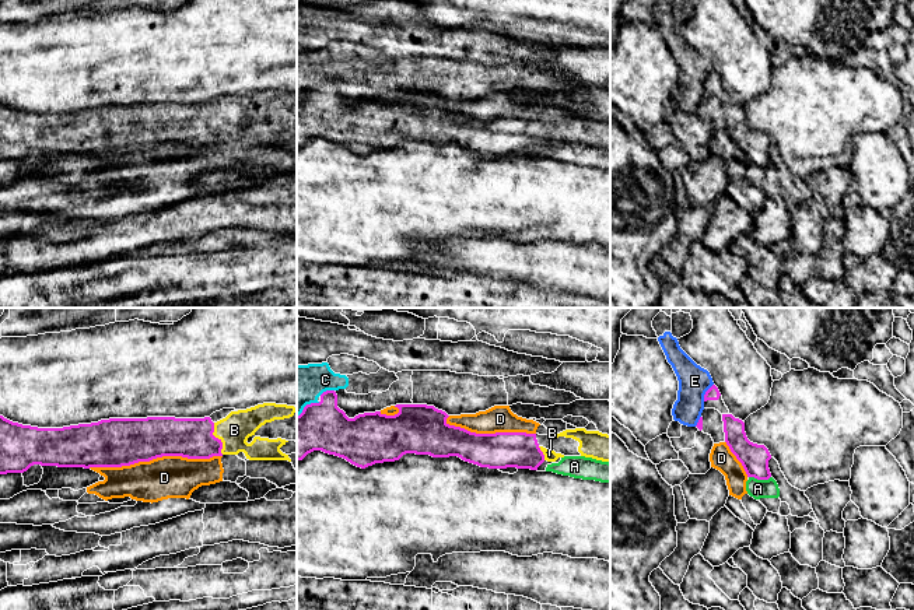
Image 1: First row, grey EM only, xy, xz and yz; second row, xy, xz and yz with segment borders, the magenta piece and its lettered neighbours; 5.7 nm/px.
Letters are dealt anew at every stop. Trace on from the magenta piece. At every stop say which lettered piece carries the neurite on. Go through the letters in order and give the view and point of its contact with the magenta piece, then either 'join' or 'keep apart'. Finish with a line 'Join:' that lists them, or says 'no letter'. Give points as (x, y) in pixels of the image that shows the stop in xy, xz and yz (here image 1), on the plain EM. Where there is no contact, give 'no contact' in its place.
A: contact yz (760, 165); keep apart
B: contact xy (217, 125); join
C: contact xz (326, 77); keep apart
D: contact xy (154, 144); keep apart
E: contact yz (706, 79); keep apart
Join: B

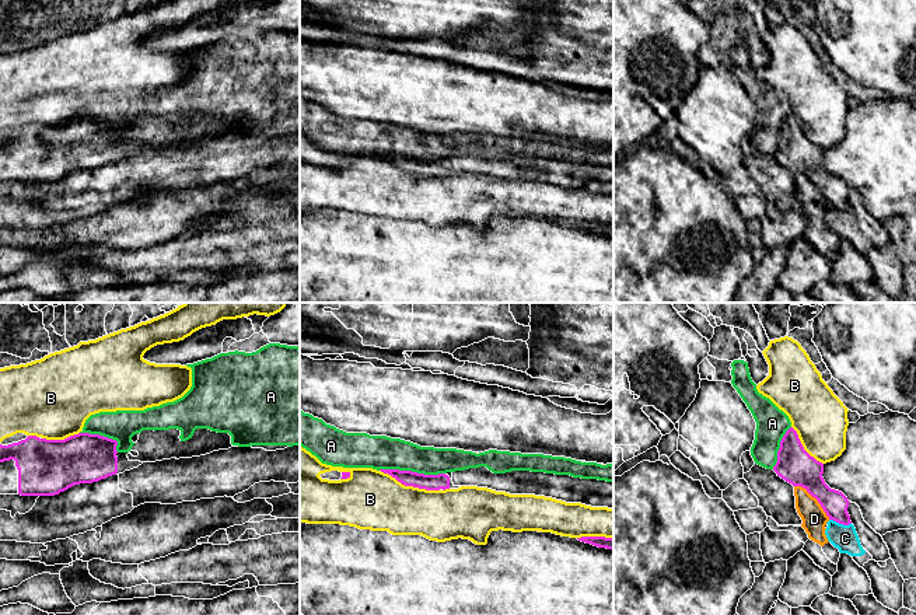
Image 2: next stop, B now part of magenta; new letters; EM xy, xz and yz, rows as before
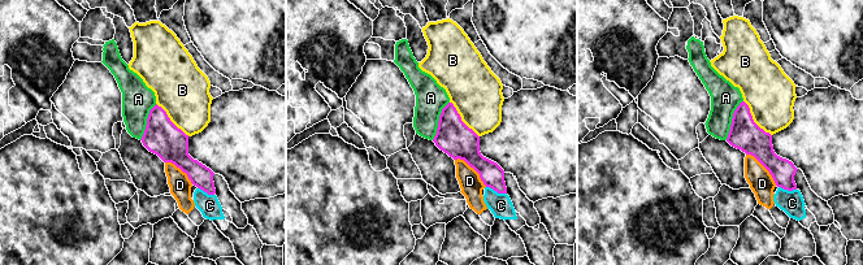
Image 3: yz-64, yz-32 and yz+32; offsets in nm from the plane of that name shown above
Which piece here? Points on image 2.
A: contact xz (411, 157); keep apart
B: contact xz (409, 171); keep apart
C: contact yz (841, 209); keep apart
D: contact yz (815, 184); keep apart
Join: no letter

